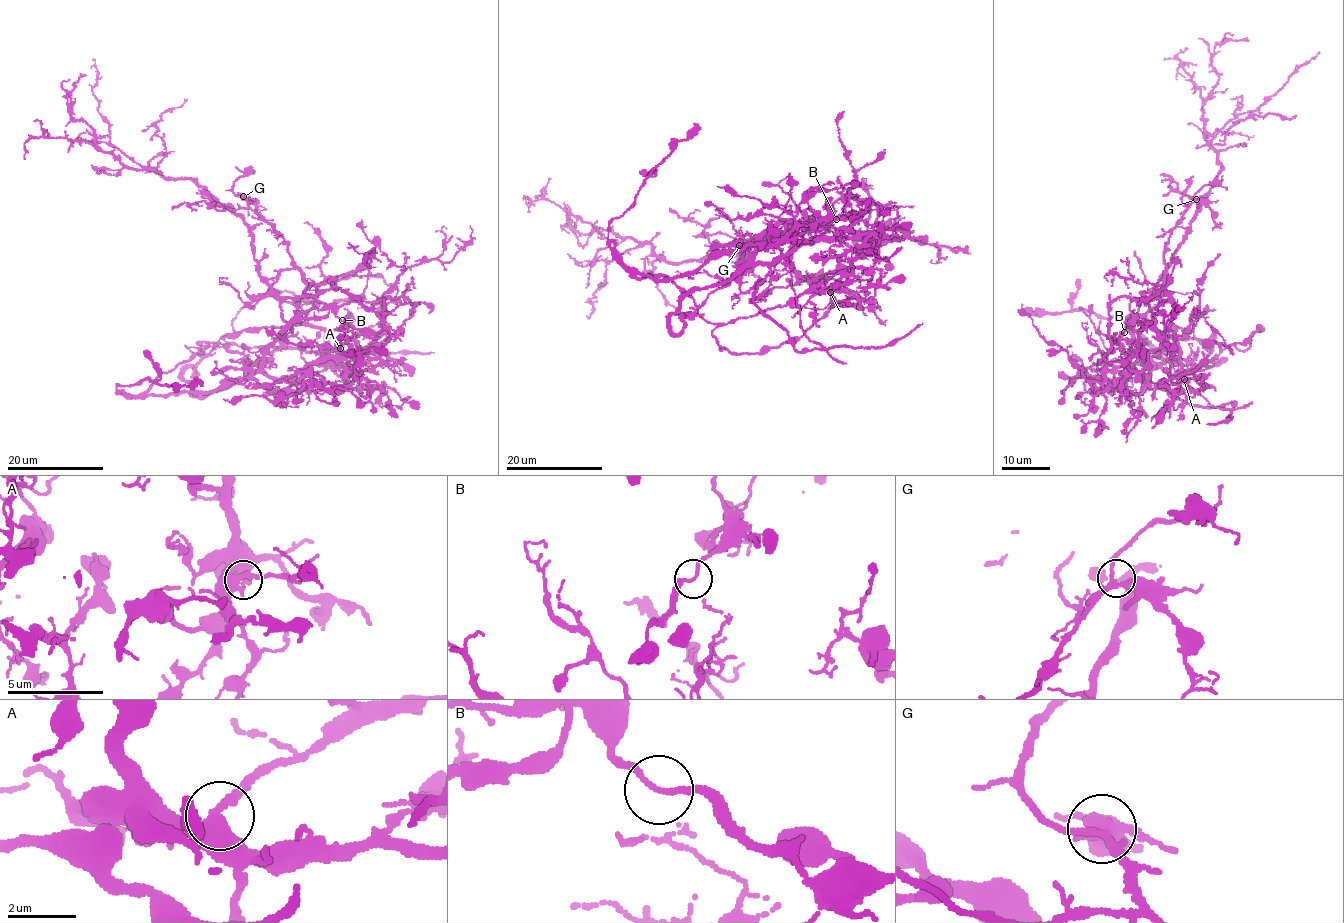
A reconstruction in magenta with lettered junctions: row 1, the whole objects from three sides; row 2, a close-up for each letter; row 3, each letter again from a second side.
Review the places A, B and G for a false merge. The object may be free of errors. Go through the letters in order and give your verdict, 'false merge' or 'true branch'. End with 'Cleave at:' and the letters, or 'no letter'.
A: true branch
B: false merge
G: true branch
Cleave at: B

